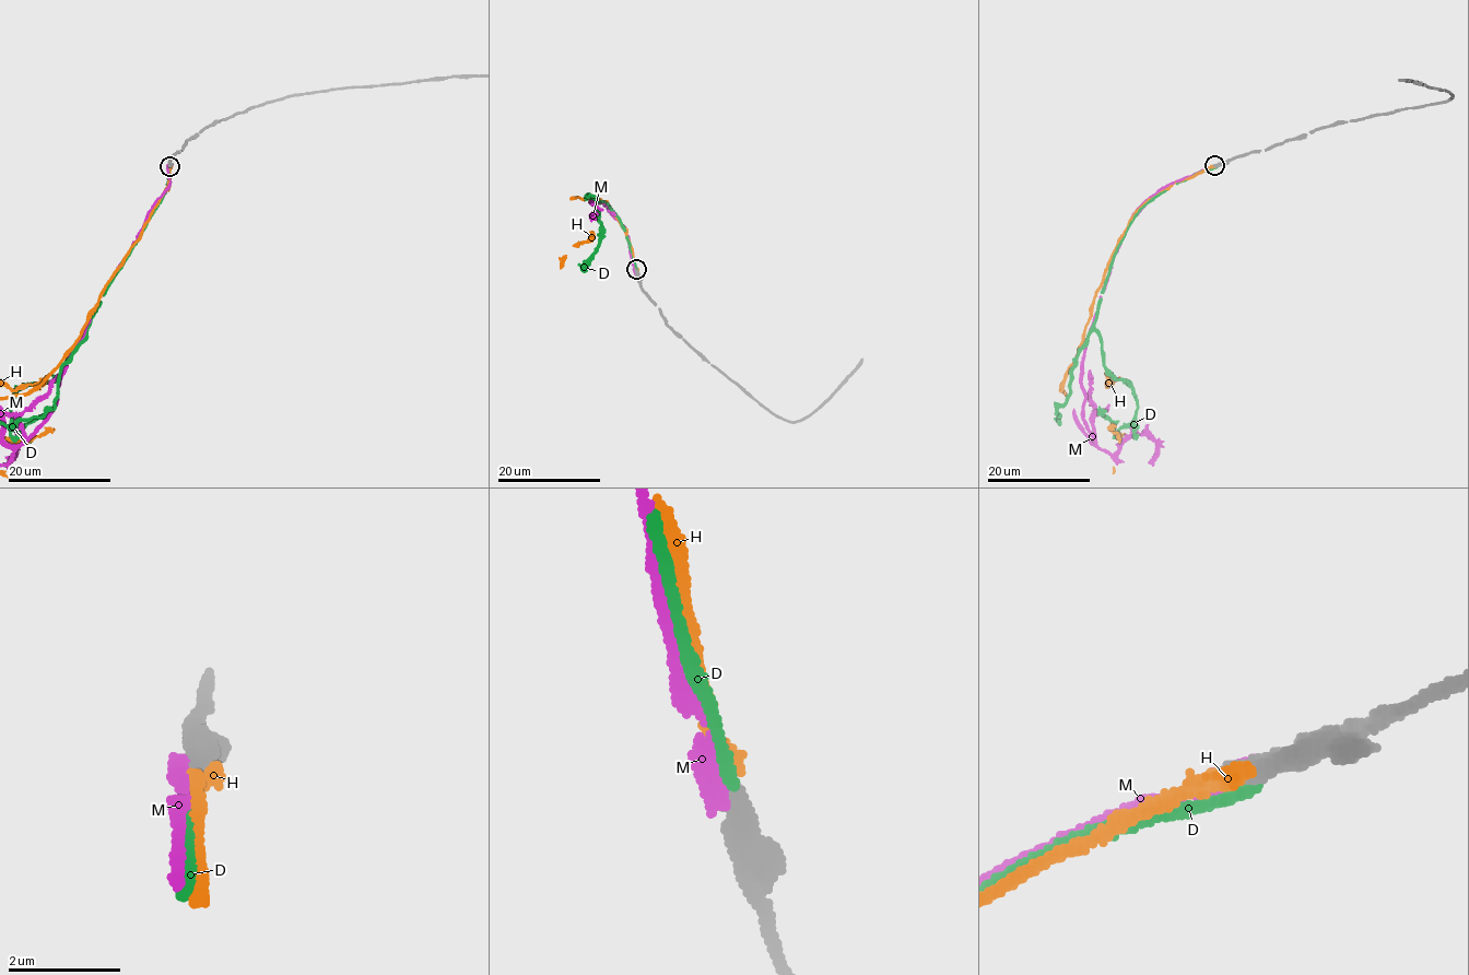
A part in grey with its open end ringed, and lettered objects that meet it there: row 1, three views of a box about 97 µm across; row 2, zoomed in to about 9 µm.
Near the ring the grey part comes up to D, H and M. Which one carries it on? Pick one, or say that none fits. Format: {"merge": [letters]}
{"merge": ["H"]}

